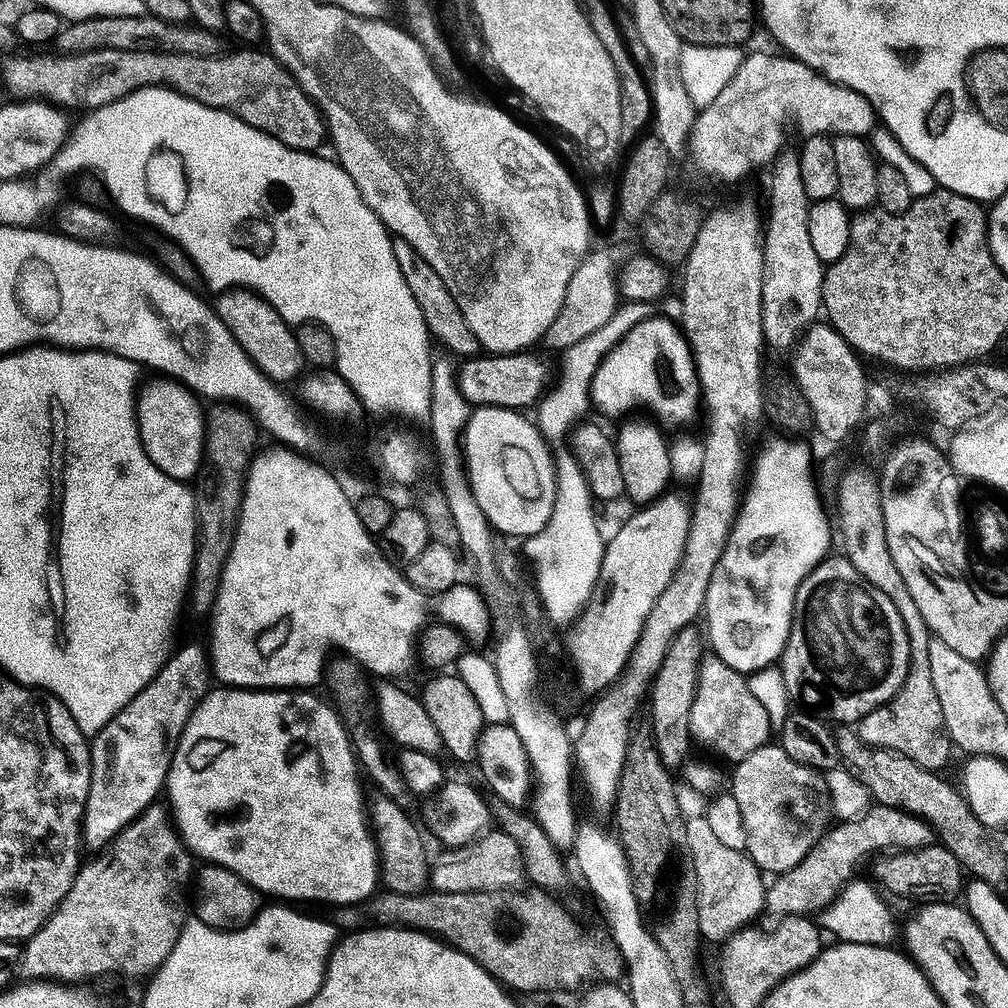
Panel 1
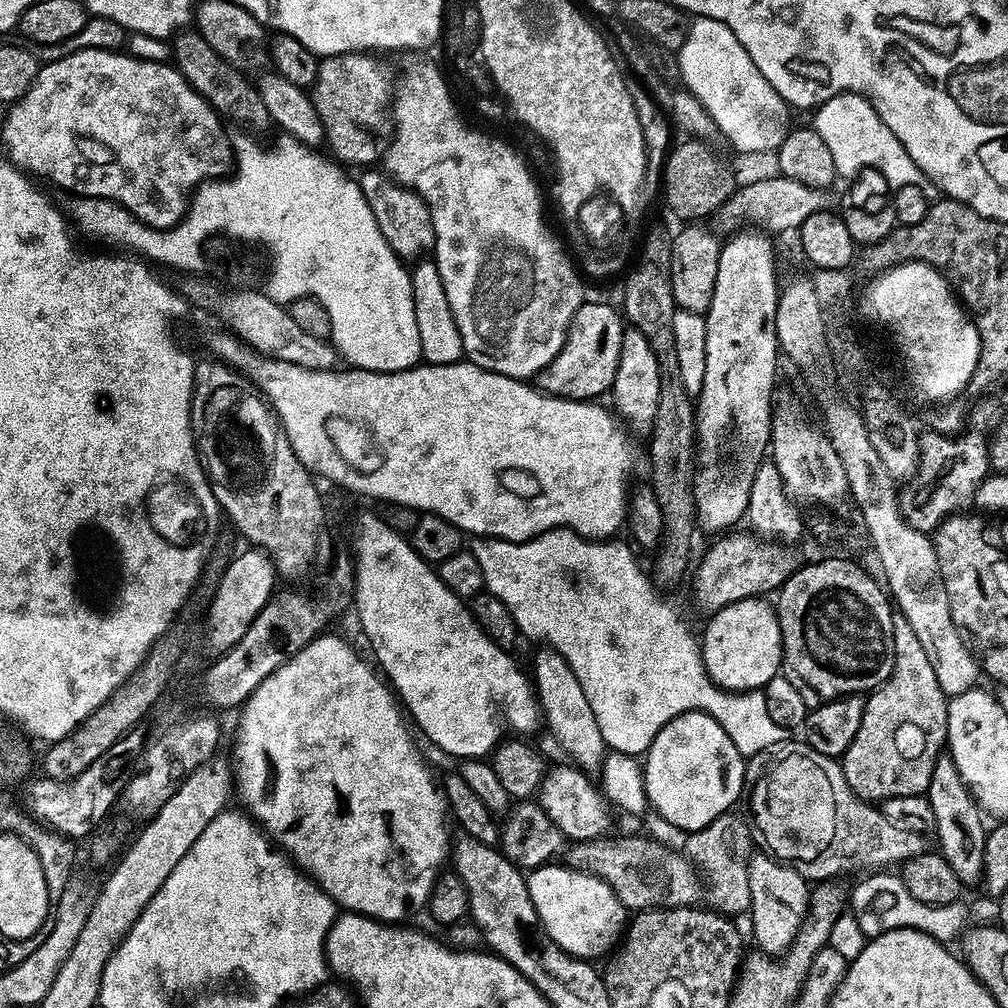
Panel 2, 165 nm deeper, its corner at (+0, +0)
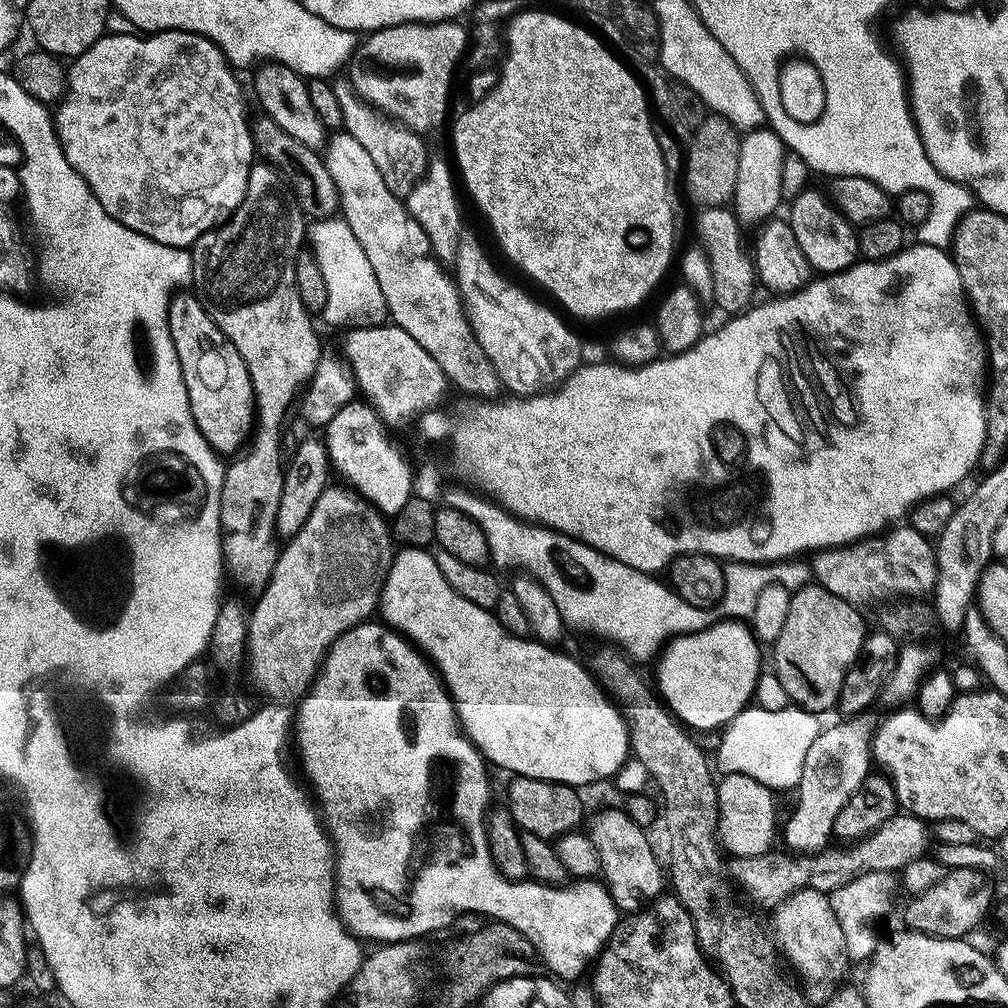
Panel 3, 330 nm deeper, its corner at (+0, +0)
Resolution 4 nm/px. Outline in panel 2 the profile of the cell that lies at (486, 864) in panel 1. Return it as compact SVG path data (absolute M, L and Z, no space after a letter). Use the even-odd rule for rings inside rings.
M629 835L629 840L573 843L566 852L567 867L606 881L629 910L697 907L702 900L702 877L696 865L683 851L671 852L666 845L642 835Z

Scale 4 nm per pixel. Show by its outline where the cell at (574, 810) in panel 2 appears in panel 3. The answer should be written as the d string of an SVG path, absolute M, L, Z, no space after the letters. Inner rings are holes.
M612 808L609 812L598 813L592 820L590 835L602 858L603 879L616 907L624 914L639 914L665 895L666 868L660 865L647 834L624 810L618 812Z

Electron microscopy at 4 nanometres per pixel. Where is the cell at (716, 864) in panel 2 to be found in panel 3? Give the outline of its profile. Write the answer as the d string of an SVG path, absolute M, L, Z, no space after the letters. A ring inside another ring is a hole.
M734 774L724 776L719 781L720 789L720 834L719 841L725 853L736 858L747 858L750 856L766 856L773 851L772 843L778 840L778 830L776 834L776 798L777 793L755 781L744 774Z

